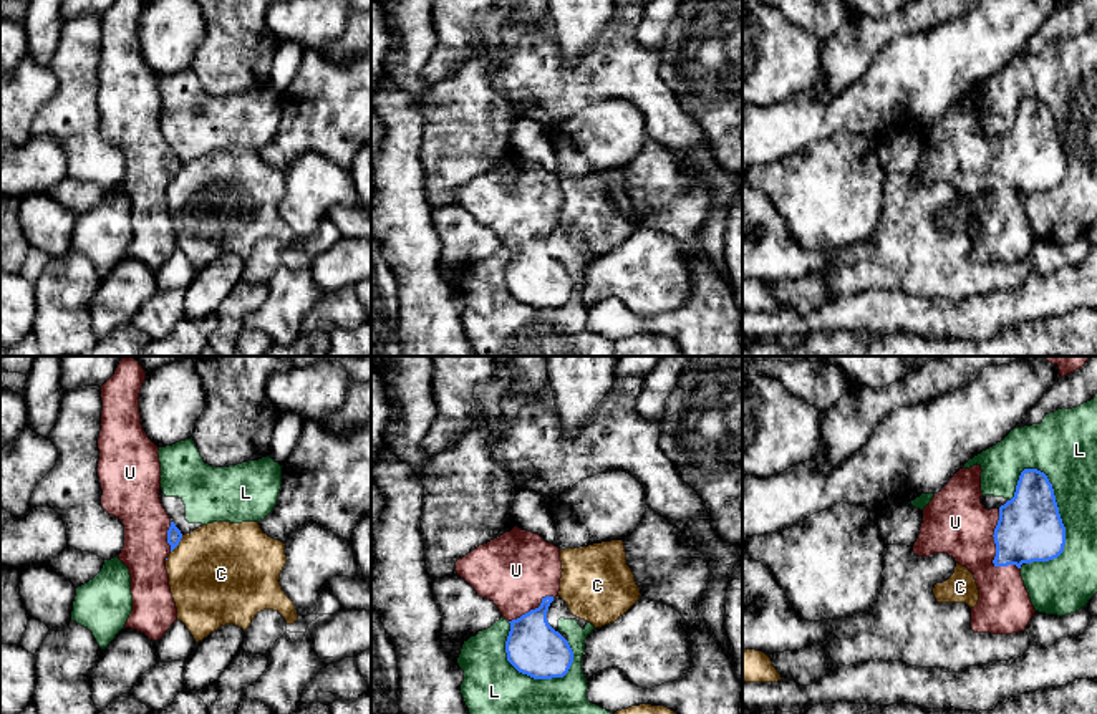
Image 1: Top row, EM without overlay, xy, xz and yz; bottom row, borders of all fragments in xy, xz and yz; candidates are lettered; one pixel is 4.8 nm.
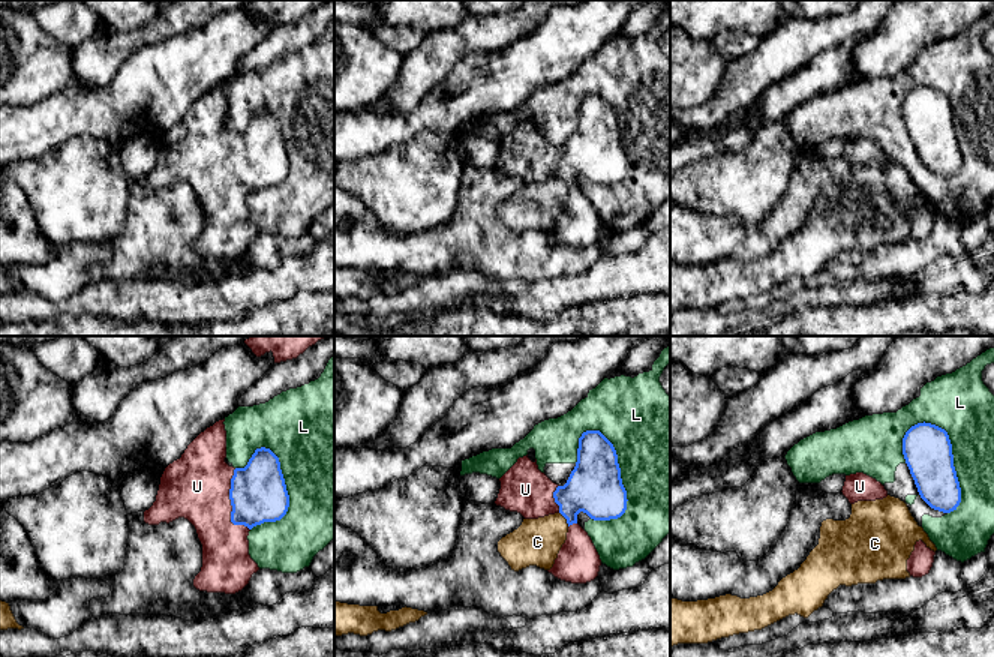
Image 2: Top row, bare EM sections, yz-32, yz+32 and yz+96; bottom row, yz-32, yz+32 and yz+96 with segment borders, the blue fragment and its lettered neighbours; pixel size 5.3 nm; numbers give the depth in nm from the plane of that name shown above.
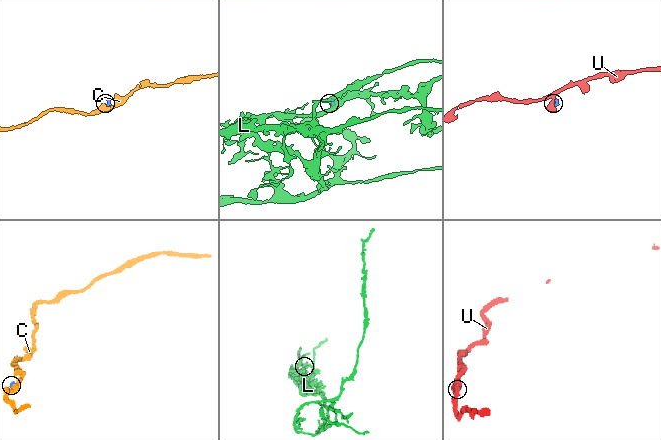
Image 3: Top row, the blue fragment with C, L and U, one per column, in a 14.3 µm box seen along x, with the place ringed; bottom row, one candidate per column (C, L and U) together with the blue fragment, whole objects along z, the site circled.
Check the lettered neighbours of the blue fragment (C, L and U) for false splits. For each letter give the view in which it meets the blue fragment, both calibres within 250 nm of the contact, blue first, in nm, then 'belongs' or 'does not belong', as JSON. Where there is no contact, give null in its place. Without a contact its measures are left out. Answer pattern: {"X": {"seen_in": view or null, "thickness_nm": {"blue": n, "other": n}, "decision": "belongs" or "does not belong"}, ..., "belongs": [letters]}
{"C": {"seen_in": "xy", "thickness_nm": {"blue": 70, "other": 480}, "decision": "does not belong"}, "L": {"seen_in": "yz", "thickness_nm": {"blue": 320, "other": 240}, "decision": "does not belong"}, "U": {"seen_in": "yz", "thickness_nm": {"blue": 320, "other": 320}, "decision": "belongs"}, "belongs": ["U"]}

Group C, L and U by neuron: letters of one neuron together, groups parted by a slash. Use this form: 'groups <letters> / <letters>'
groups C / L / U

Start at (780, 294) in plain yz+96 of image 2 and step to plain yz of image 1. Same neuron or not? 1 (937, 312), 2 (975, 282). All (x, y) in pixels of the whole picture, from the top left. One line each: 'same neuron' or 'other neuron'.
1: same neuron
2: other neuron

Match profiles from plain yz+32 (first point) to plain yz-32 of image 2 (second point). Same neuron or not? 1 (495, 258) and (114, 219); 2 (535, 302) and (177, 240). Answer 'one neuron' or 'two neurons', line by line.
1: two neurons
2: two neurons

